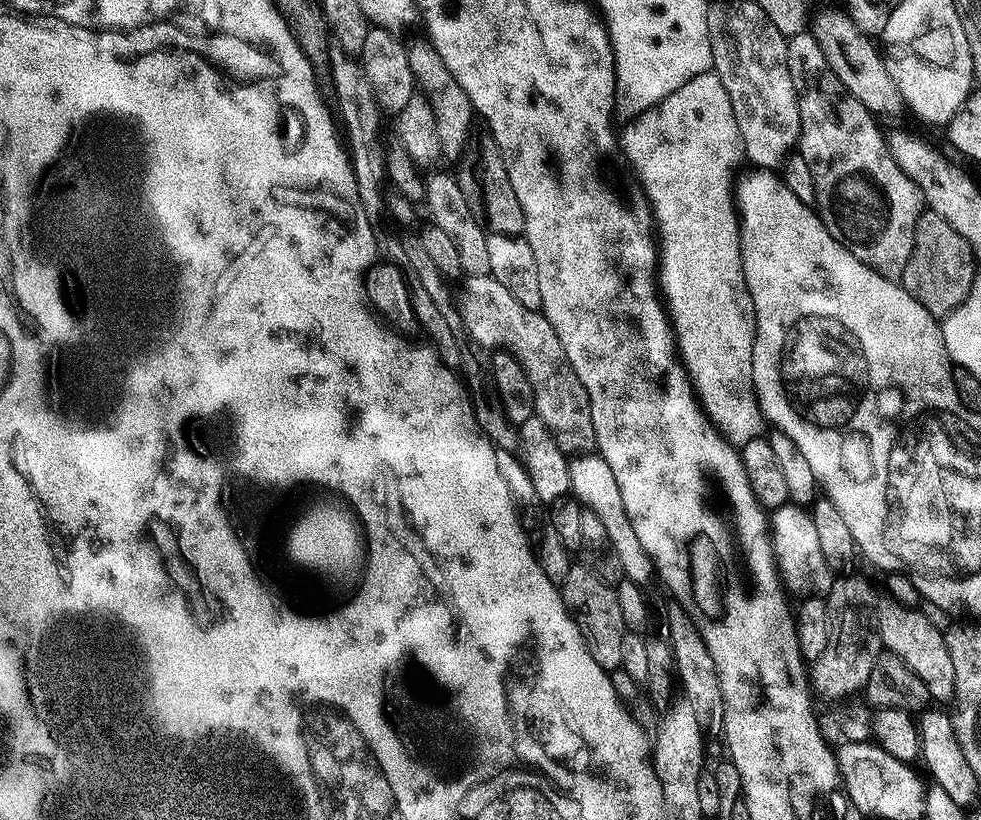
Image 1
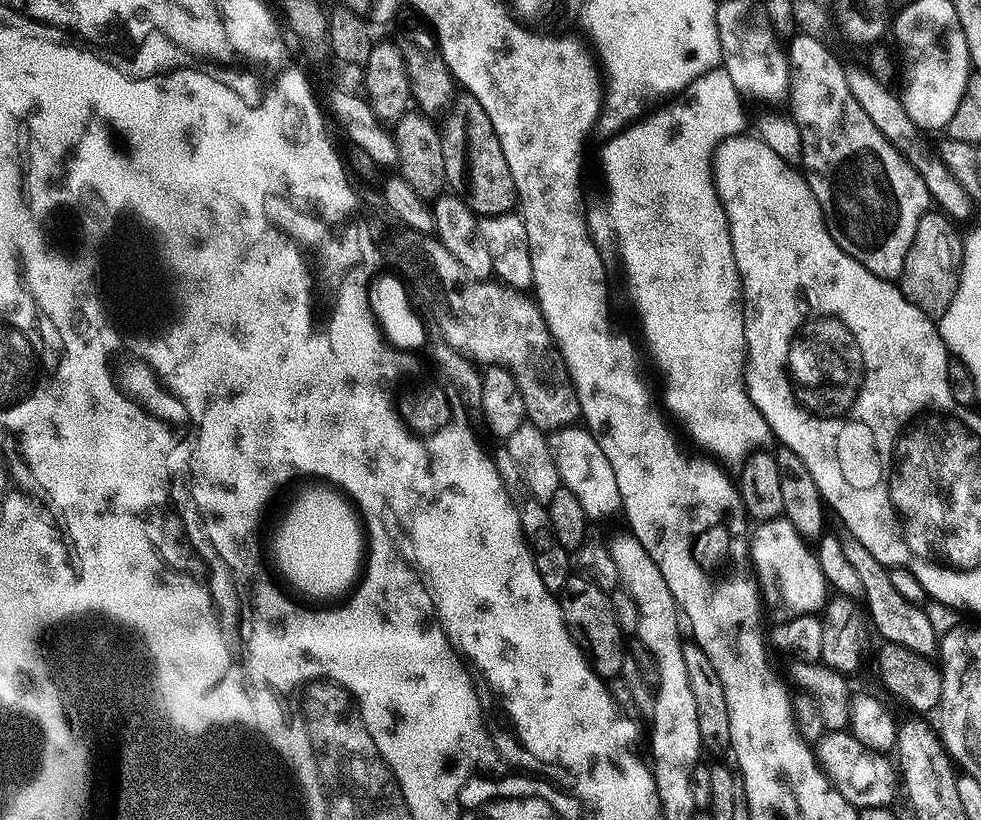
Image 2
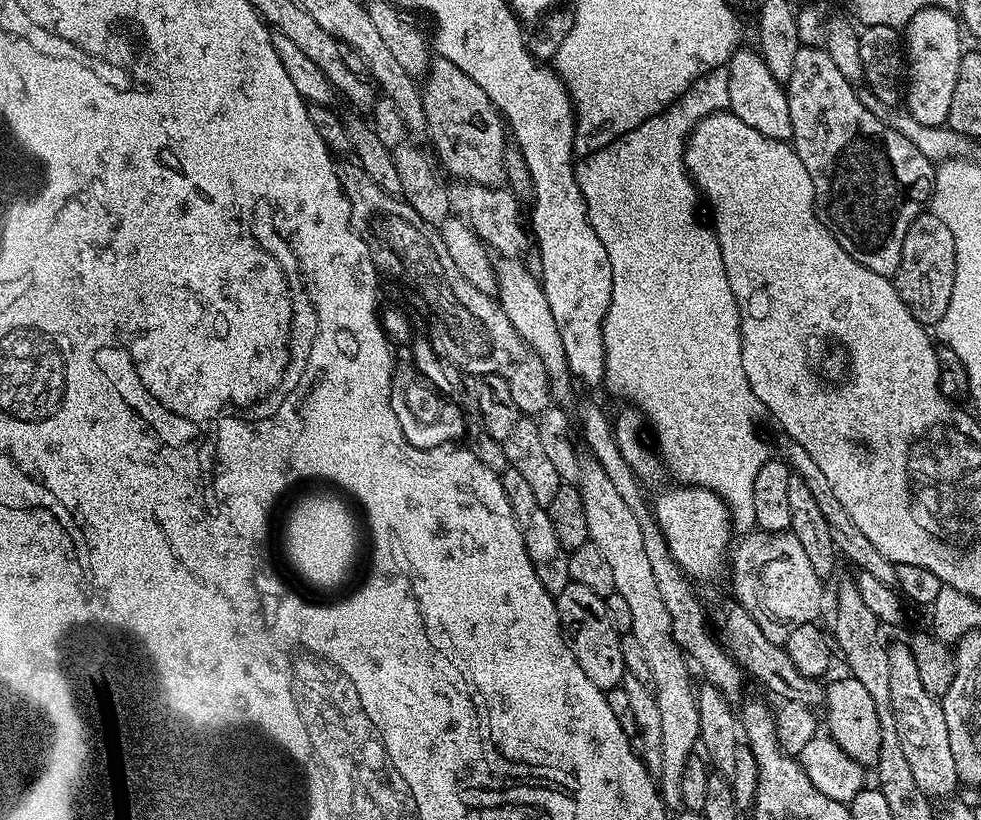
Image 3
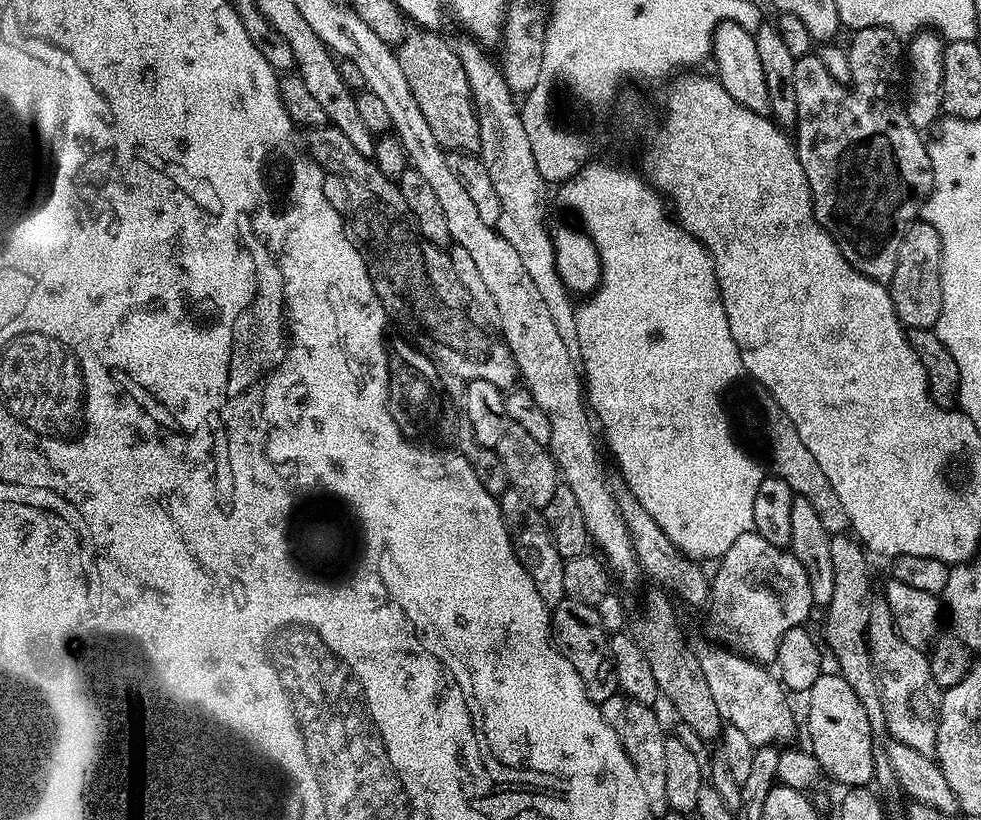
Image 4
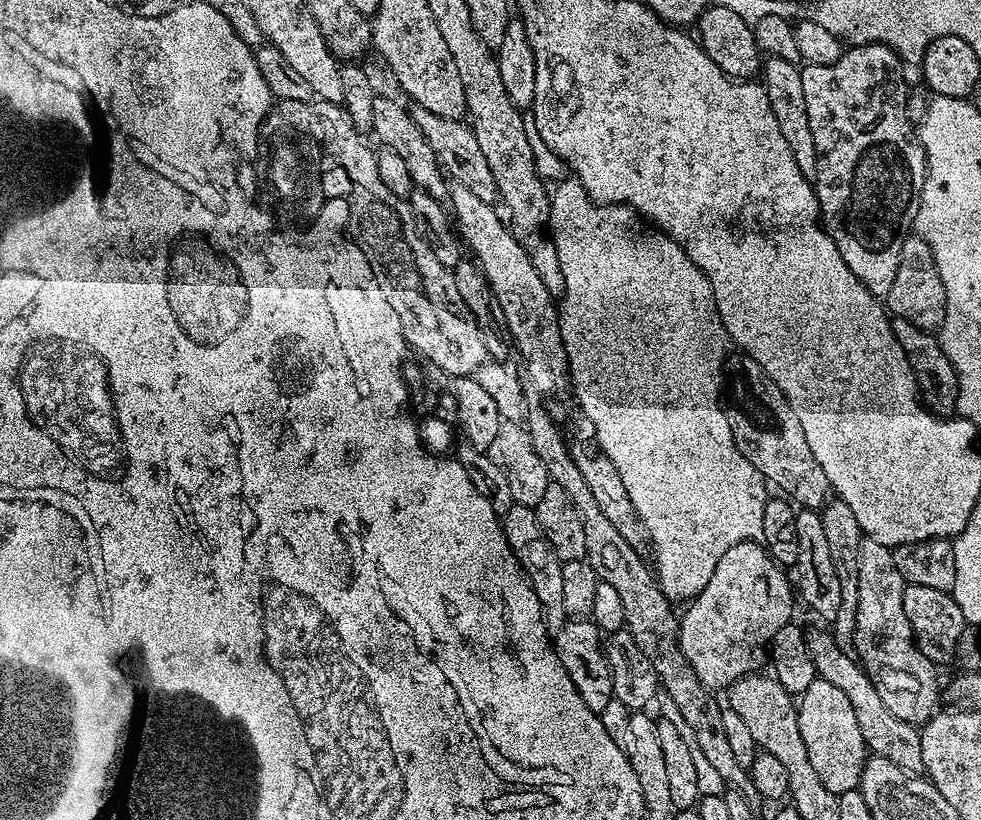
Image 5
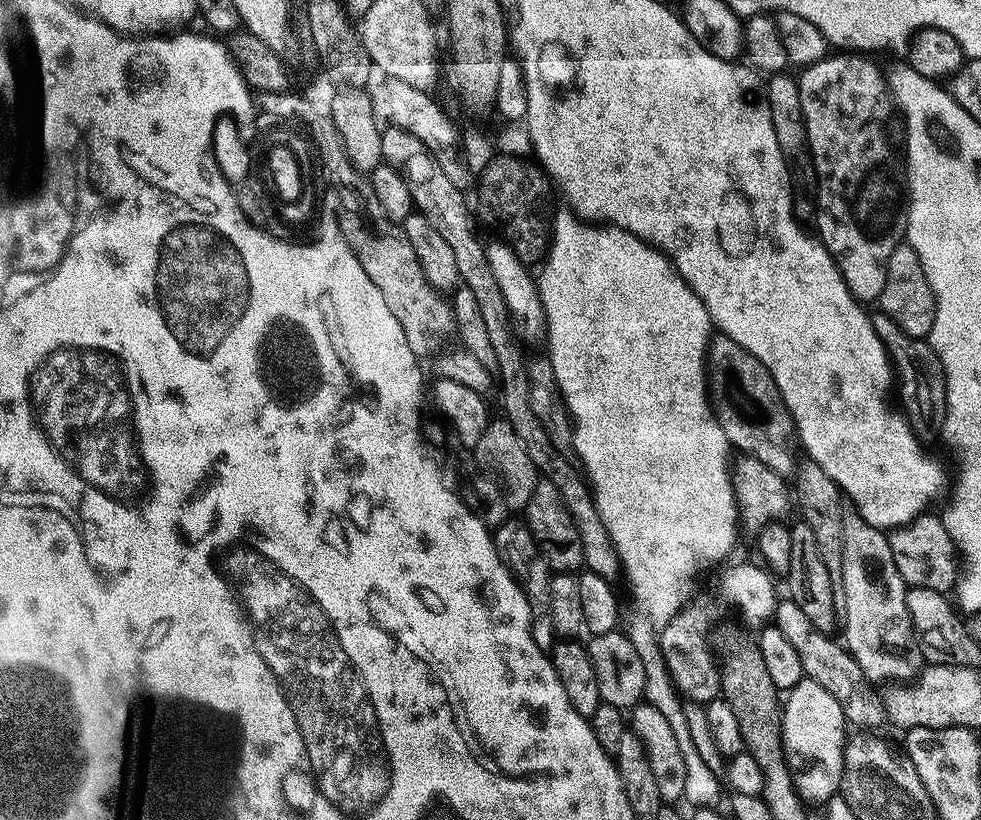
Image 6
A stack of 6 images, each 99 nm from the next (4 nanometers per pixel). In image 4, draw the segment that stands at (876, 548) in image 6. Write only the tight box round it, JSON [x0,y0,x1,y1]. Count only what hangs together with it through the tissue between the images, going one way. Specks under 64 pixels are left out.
[868,598,942,753]

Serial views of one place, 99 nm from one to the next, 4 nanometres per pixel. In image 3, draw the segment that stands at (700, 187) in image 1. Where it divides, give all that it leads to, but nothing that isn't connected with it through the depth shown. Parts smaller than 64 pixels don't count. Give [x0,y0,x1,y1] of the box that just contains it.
[574,66,770,534]

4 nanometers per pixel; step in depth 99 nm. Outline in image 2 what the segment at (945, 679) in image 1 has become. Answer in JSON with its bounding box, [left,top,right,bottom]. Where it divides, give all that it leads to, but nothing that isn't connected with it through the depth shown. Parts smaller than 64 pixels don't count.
[842,538,938,657]

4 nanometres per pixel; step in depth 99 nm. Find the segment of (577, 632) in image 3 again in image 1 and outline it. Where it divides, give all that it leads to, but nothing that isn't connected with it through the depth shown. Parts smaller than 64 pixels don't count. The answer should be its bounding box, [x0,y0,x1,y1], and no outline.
[558,562,626,670]

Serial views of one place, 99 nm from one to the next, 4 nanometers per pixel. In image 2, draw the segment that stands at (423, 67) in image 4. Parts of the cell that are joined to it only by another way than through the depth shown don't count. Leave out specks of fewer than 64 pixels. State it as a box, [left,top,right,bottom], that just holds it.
[464,98,517,217]

